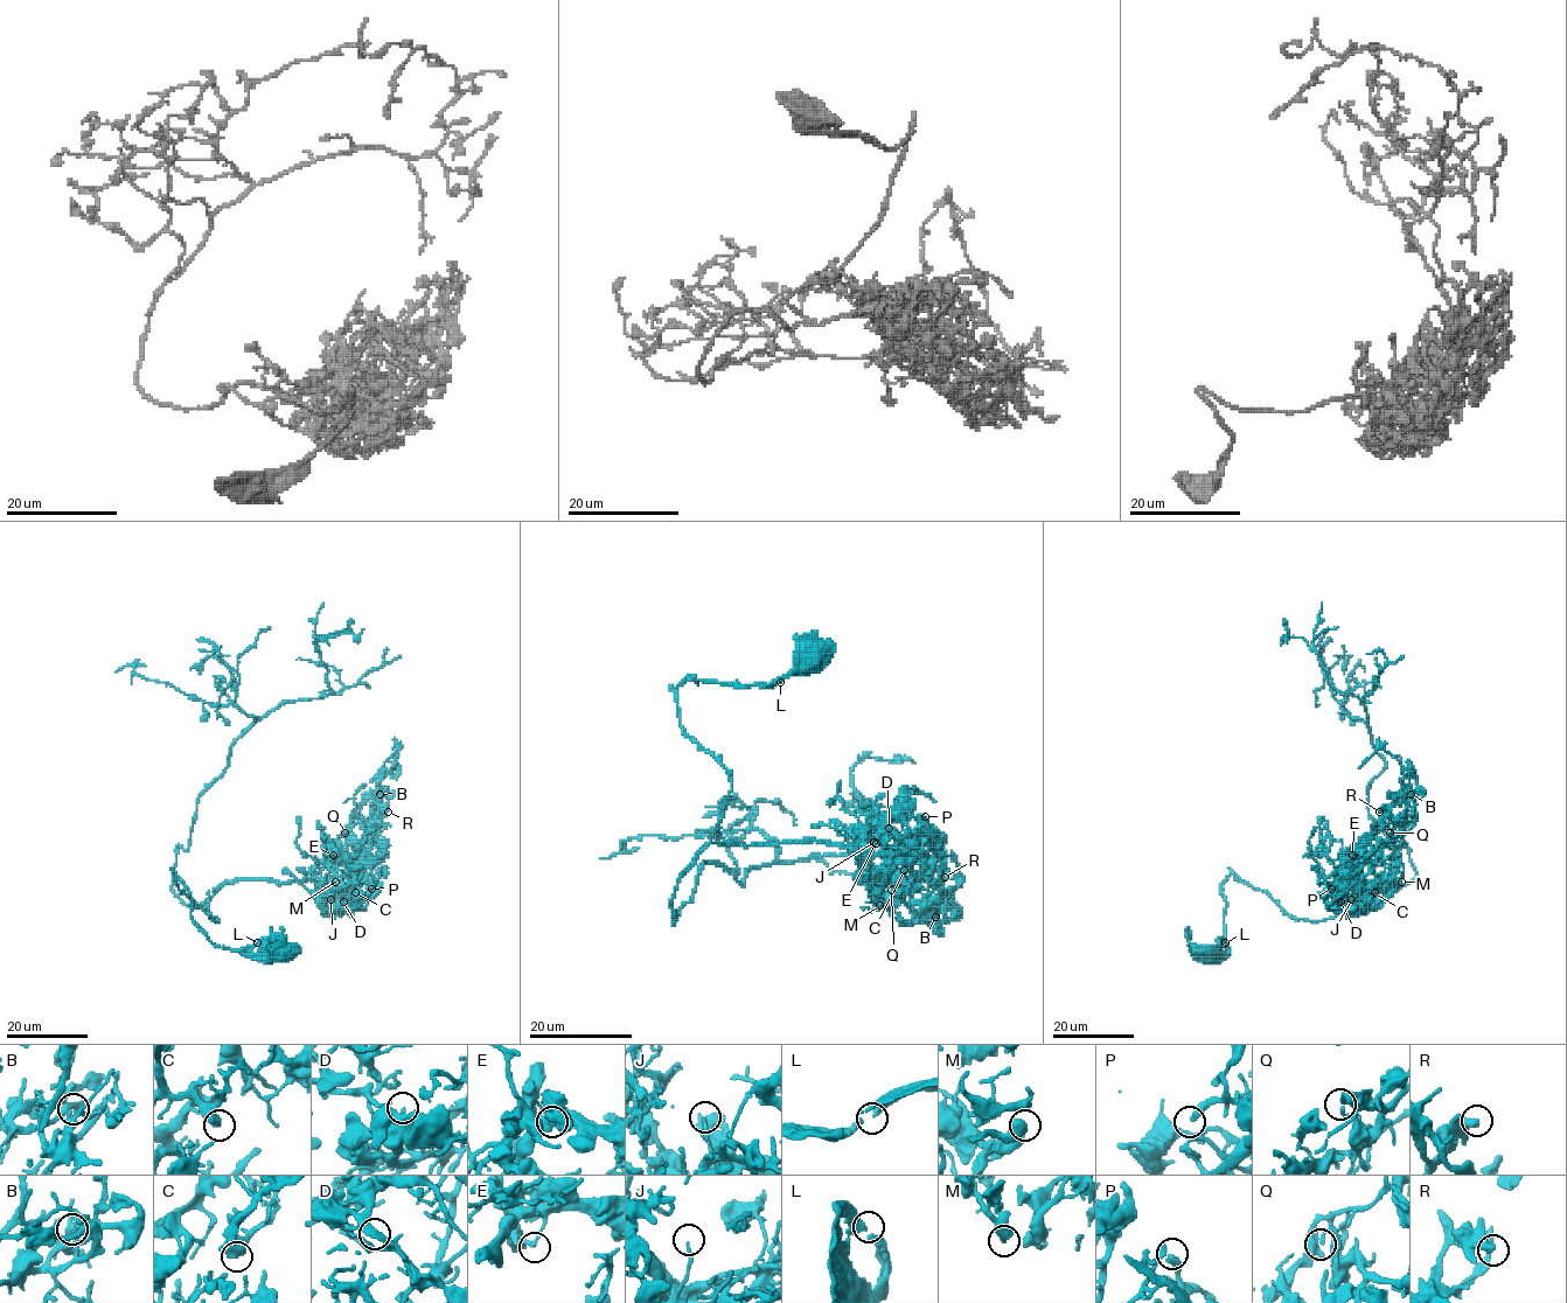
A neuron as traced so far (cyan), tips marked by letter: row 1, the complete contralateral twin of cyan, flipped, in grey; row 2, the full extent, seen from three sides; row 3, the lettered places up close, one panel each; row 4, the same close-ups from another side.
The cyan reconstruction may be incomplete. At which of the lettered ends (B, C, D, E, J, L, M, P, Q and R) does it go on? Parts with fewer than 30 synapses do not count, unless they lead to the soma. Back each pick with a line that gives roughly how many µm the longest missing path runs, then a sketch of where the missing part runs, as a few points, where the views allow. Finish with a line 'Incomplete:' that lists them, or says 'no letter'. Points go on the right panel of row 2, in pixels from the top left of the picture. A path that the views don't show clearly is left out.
M: 25 µm | (1401, 882), (1413, 855), (1401, 840), (1406, 833), (1406, 819), (1400, 812), (1404, 812)
Incomplete: M

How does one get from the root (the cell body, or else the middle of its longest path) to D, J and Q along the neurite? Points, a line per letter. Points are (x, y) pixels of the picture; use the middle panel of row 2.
D: (817, 661), (772, 684), (676, 688), (682, 729), (731, 782), (718, 836), (857, 852), (889, 828)
J: (817, 661), (772, 684), (688, 676), (676, 688), (680, 723), (726, 771), (719, 837), (856, 852), (873, 842)
Q: (817, 661), (772, 684), (688, 676), (680, 723), (726, 771), (719, 837), (892, 833), (920, 872), (891, 890)

